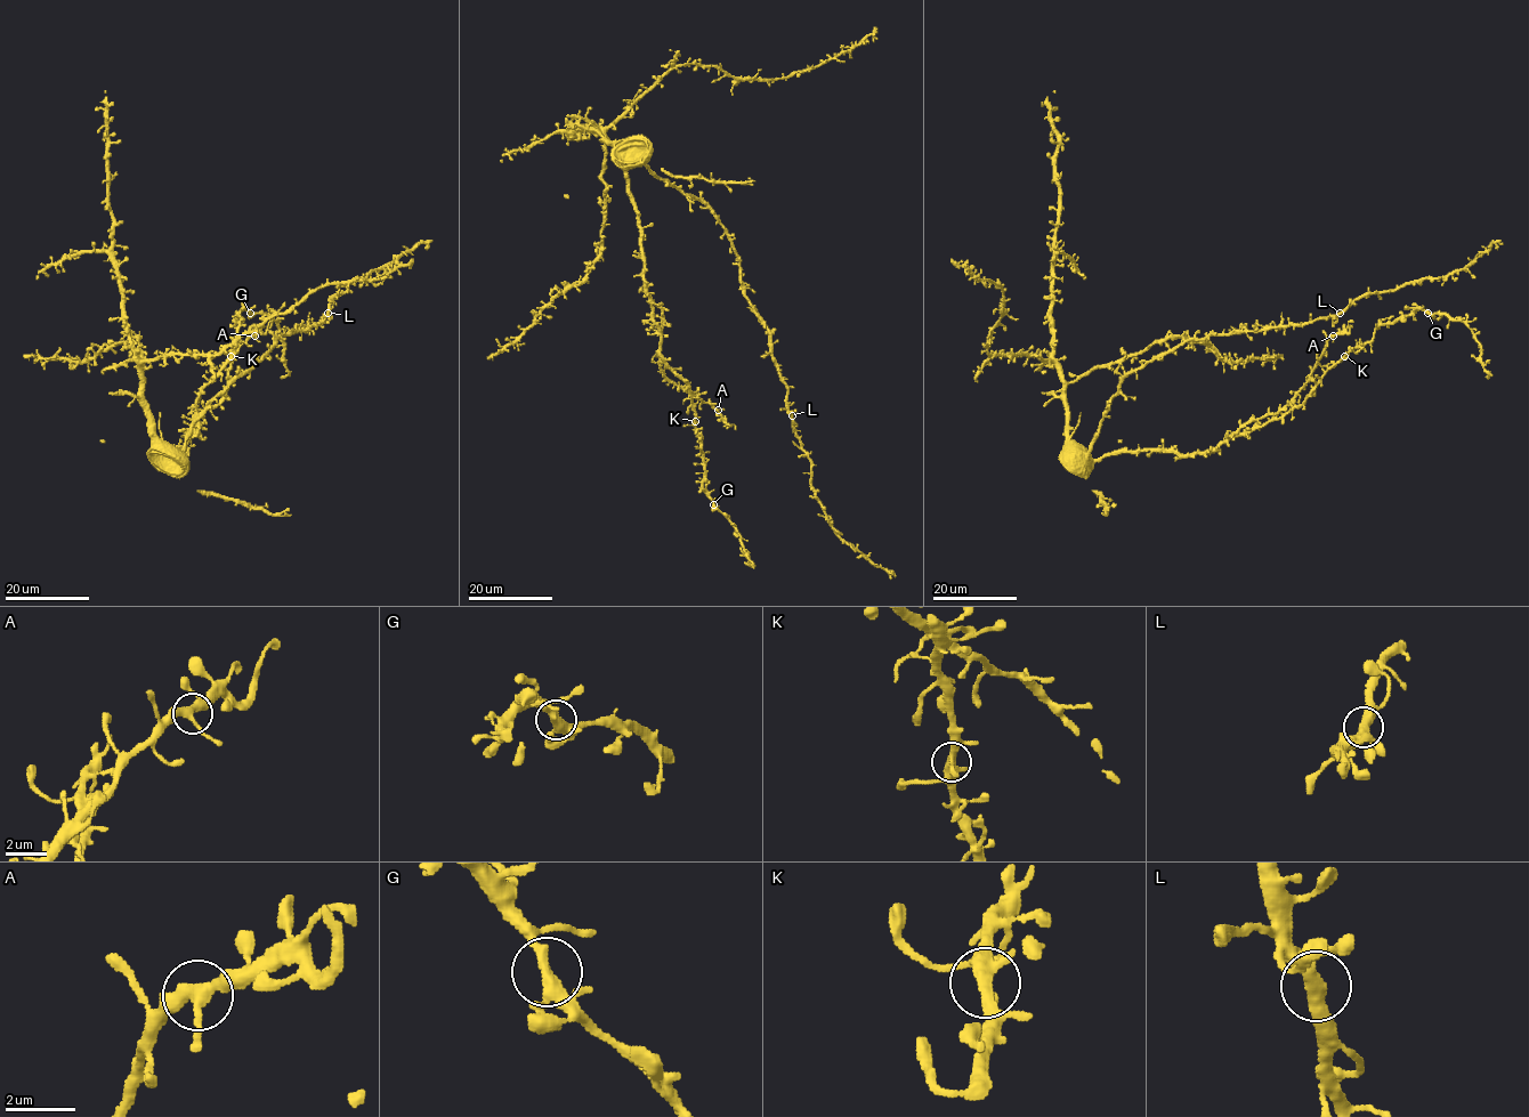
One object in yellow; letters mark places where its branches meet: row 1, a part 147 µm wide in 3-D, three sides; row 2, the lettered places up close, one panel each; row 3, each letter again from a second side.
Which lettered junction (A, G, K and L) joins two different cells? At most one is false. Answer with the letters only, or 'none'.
none

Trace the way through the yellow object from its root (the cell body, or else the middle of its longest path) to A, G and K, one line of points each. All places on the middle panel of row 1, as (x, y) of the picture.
A: (652, 170), (630, 166), (627, 180), (640, 229), (644, 291), (660, 332), (658, 366), (677, 386), (718, 410)
G: (652, 170), (627, 169), (644, 291), (661, 357), (692, 393), (703, 490), (713, 504)
K: (652, 170), (644, 164), (627, 169), (640, 229), (644, 291), (660, 332), (661, 357), (688, 385), (695, 421)

